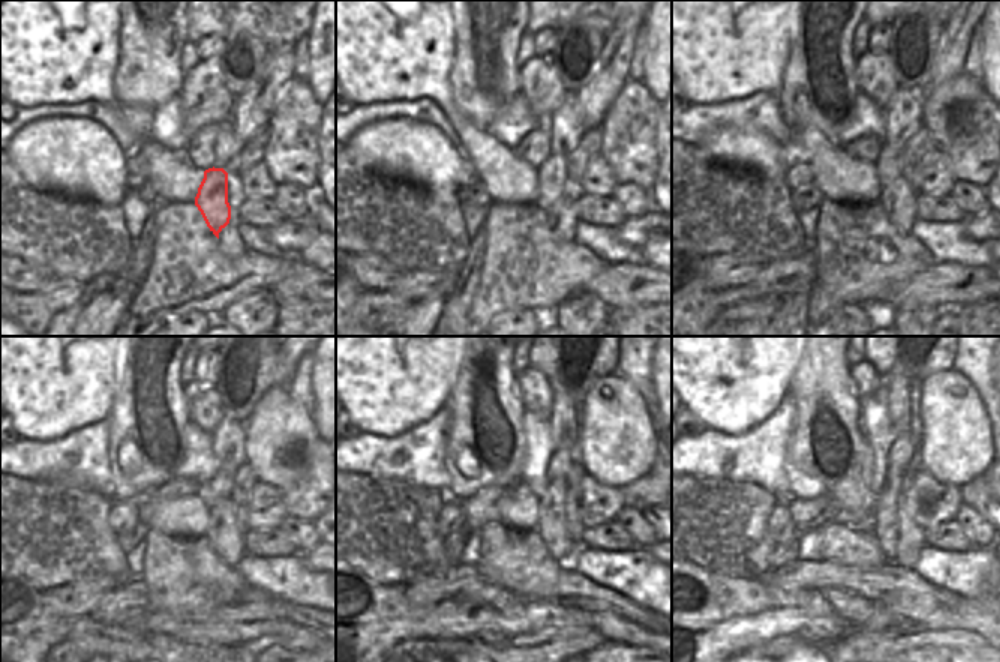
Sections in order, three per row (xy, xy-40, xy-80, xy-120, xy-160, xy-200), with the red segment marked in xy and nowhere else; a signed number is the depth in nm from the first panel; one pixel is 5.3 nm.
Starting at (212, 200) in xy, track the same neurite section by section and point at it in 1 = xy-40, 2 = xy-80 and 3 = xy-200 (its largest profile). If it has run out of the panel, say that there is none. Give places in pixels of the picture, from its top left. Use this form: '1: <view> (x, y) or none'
1: xy-40 (553, 171)
2: xy-80 (889, 164)
3: xy-200 (904, 448)

